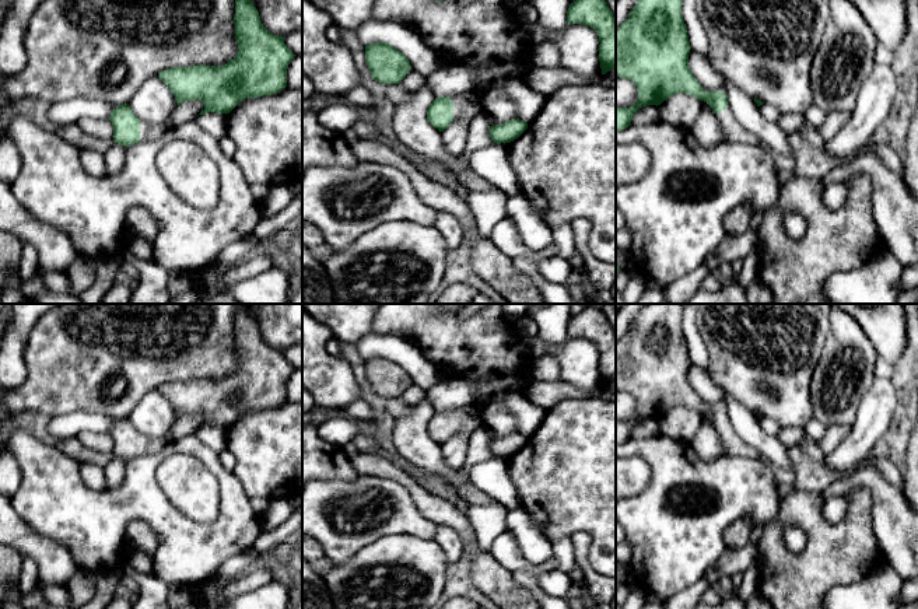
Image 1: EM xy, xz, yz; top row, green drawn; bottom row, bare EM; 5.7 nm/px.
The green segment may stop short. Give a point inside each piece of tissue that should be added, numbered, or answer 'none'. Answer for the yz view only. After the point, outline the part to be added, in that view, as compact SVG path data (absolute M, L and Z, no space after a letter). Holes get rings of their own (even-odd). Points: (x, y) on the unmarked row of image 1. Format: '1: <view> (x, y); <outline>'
1: yz (733, 445); M728 420L721 427L715 427L716 433L721 438L721 444L726 455L730 456L743 456L756 459L758 458L758 452L751 445L746 444L733 430L730 421Z

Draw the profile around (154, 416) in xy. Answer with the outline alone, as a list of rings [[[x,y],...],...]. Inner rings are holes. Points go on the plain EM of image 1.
[[[154,388],[137,403],[129,420],[140,434],[167,438],[178,423],[178,416],[167,398]]]

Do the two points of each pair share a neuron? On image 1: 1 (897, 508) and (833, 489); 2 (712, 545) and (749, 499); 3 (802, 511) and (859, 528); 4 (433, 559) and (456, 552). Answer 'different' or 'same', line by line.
1: same
2: same
3: same
4: different

